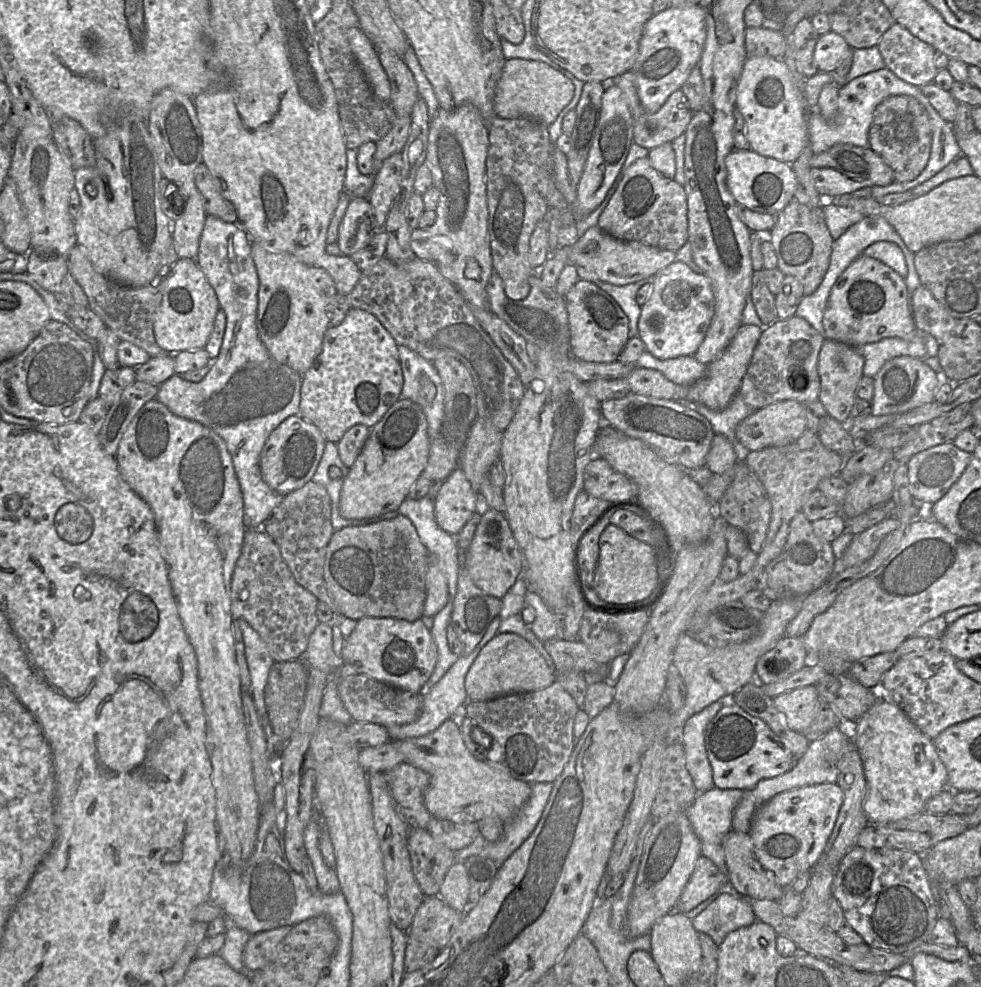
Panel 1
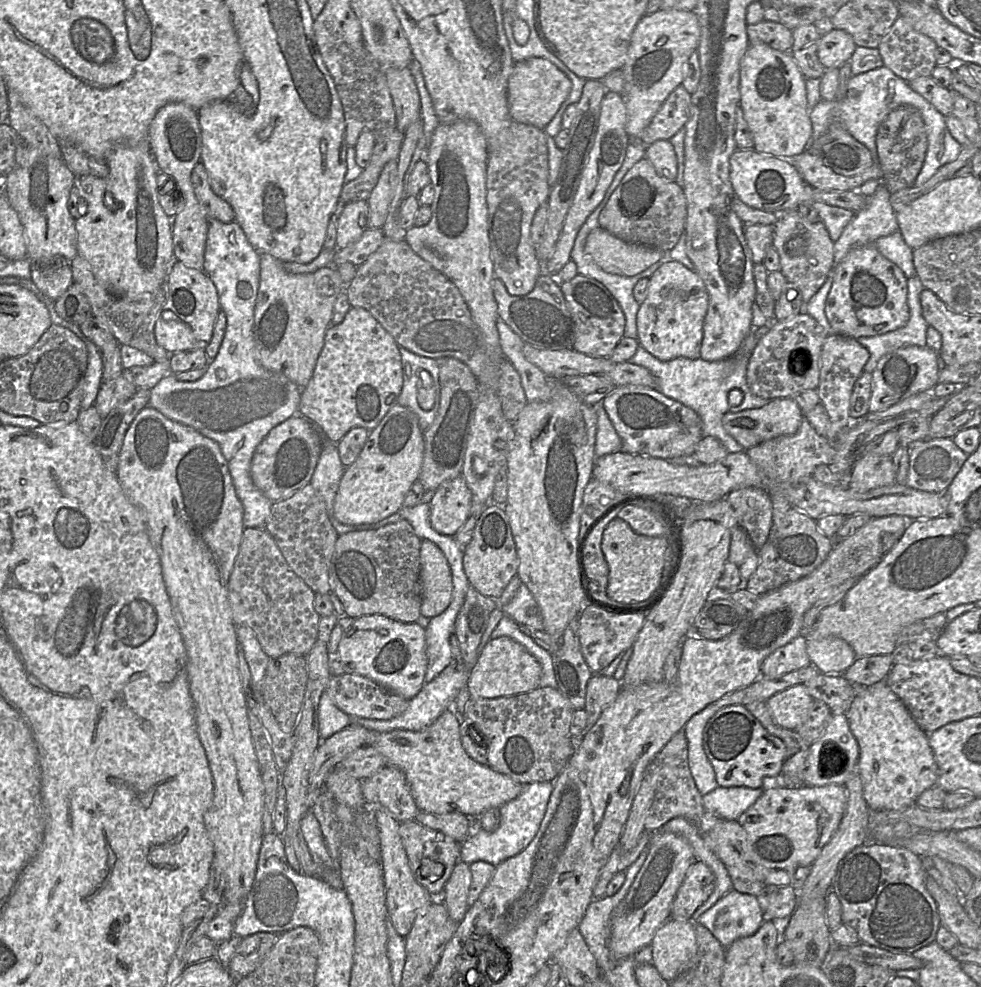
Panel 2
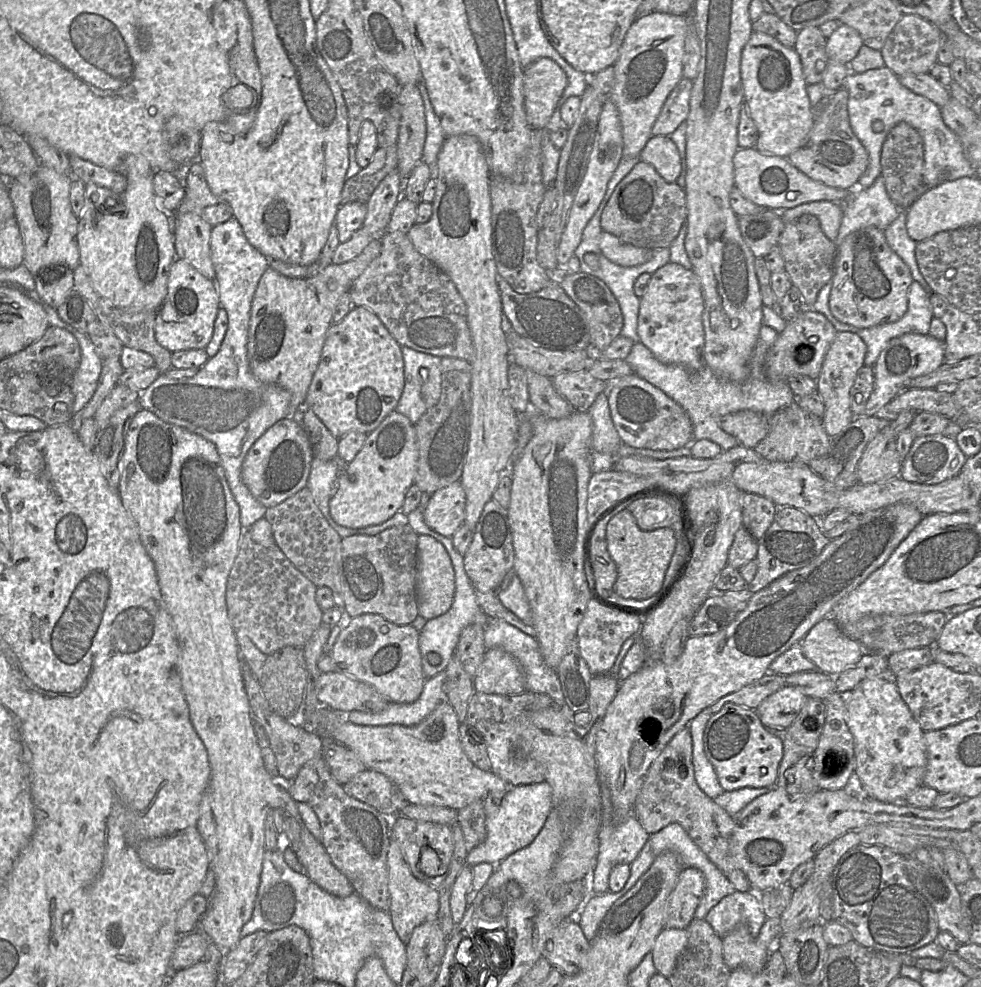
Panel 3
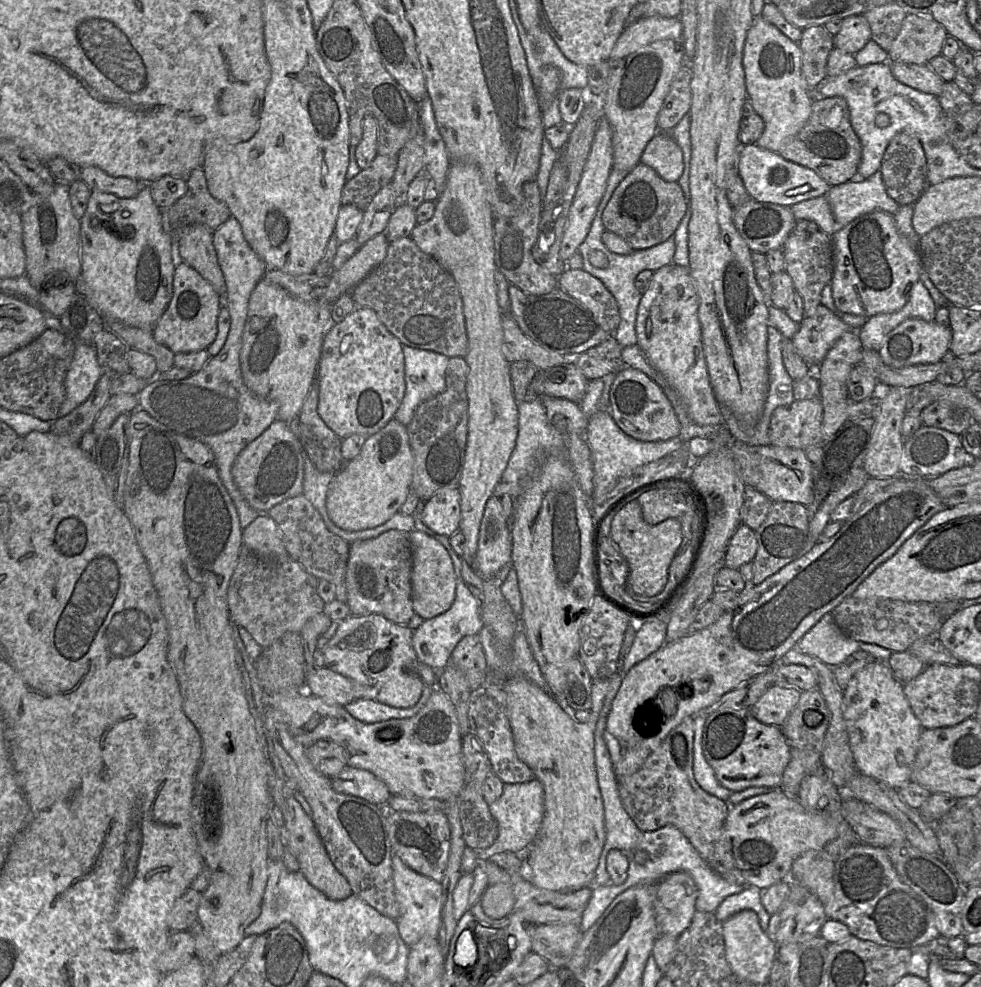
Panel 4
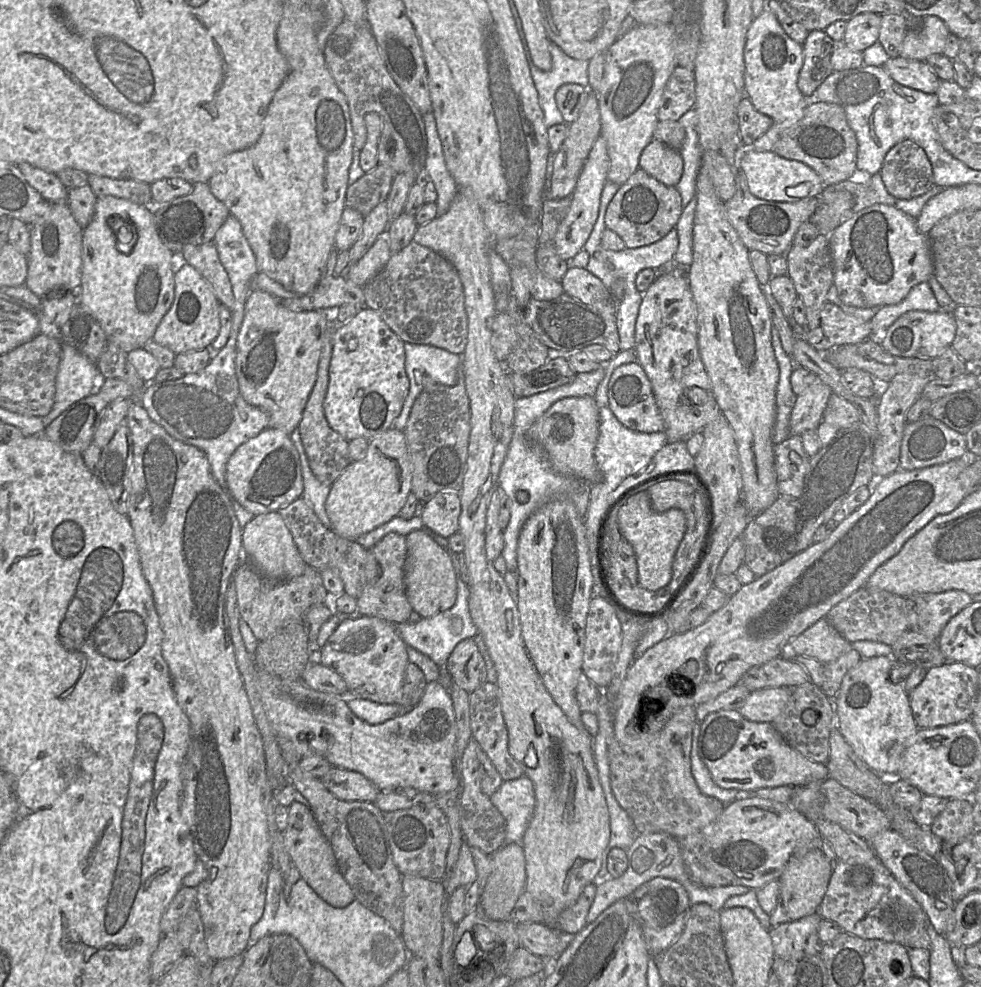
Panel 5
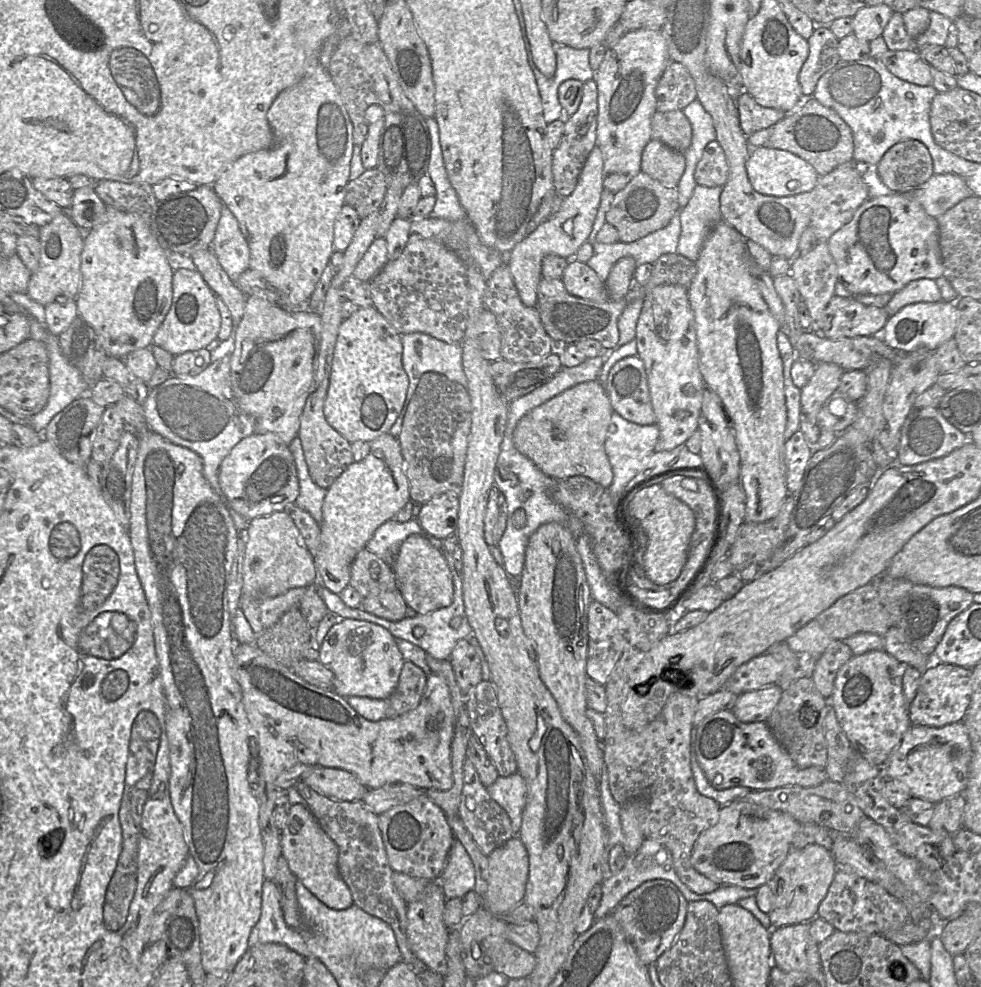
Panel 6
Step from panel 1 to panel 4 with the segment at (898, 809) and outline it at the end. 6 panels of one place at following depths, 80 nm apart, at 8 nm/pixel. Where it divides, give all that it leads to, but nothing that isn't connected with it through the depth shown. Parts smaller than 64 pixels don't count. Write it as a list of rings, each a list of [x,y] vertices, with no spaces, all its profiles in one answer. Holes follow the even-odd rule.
[[[875,660],[857,672],[843,692],[843,716],[849,734],[857,771],[900,789],[911,781],[923,727],[904,693],[904,684],[892,673],[887,663]]]

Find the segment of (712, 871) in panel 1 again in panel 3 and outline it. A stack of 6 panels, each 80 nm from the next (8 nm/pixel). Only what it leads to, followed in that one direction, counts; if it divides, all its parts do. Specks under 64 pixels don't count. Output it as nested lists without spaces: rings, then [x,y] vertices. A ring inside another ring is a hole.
[[[684,867],[668,899],[665,928],[686,929],[694,919],[705,889],[704,874],[695,867]]]

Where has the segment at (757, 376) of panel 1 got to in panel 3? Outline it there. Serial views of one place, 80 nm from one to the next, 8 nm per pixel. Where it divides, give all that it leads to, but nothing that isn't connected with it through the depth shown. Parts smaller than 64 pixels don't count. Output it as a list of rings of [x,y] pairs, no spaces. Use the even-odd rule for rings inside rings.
[[[814,310],[802,312],[796,319],[787,322],[775,343],[767,351],[765,373],[771,381],[784,381],[791,376],[802,375],[816,380],[820,374],[826,352],[837,331],[831,322]]]

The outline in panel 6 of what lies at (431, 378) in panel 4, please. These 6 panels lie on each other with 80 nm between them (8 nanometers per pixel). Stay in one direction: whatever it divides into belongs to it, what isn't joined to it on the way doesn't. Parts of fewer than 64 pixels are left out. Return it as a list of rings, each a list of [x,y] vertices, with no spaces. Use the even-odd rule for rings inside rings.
[[[413,332],[401,334],[402,339],[402,365],[408,376],[409,385],[407,389],[406,399],[402,410],[396,421],[390,428],[389,432],[398,438],[402,429],[402,423],[406,415],[410,401],[414,395],[416,387],[421,376],[427,371],[434,371],[445,375],[449,380],[461,384],[467,389],[467,378],[465,376],[462,365],[462,346],[461,344],[449,344],[428,334],[422,332]]]

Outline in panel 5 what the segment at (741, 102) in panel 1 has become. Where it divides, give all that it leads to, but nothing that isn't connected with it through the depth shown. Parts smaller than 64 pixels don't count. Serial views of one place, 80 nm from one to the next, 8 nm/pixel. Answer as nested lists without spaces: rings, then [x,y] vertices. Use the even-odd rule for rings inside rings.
[[[765,3],[763,11],[753,19],[747,31],[744,64],[746,96],[757,111],[773,121],[772,126],[751,147],[756,151],[772,151],[782,132],[802,118],[806,97],[797,85],[803,65],[802,45],[786,34],[775,15],[765,7]]]

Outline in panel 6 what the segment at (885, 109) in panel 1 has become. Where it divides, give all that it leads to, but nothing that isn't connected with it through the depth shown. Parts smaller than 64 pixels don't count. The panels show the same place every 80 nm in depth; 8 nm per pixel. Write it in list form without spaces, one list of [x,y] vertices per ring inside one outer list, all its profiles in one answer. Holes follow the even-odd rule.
[[[906,140],[891,147],[877,165],[877,172],[891,193],[912,192],[934,175],[929,150],[917,140]]]

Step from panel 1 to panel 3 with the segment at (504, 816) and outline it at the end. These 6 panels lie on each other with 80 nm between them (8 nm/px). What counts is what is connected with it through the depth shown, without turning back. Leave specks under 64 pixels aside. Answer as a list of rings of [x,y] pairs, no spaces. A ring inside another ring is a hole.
[[[447,699],[421,722],[412,726],[389,724],[358,725],[345,720],[331,735],[351,749],[366,766],[386,775],[400,789],[407,802],[437,805],[459,810],[487,794],[504,796],[510,786],[493,772],[475,766],[464,753],[456,712]]]

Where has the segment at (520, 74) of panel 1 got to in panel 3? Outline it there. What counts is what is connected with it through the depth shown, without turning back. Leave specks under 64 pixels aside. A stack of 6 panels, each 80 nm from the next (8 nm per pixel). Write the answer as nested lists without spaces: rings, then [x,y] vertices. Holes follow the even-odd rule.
[[[540,58],[524,68],[524,109],[533,130],[545,130],[568,83],[563,69],[552,59]]]

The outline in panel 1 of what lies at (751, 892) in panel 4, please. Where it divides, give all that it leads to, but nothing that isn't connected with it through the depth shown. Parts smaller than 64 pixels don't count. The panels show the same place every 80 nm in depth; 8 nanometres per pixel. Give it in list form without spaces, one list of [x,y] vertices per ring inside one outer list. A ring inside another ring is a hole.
[[[723,891],[692,919],[692,924],[697,932],[708,934],[719,946],[728,933],[756,920],[749,899],[733,891]]]

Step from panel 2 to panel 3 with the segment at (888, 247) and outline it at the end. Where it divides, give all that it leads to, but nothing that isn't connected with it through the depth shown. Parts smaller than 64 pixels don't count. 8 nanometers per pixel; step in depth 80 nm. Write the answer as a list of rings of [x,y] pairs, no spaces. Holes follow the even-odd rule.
[[[907,209],[900,210],[898,217],[885,230],[885,237],[891,249],[909,267],[913,280],[921,284],[925,291],[930,295],[933,292],[919,271],[915,257],[917,242],[908,235],[906,219]]]

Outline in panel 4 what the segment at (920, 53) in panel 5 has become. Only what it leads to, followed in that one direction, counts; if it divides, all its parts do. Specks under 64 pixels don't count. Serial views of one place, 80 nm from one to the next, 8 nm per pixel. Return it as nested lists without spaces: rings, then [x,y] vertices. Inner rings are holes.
[[[907,14],[887,52],[888,62],[929,65],[933,58],[941,55],[947,37],[944,26],[931,16]]]

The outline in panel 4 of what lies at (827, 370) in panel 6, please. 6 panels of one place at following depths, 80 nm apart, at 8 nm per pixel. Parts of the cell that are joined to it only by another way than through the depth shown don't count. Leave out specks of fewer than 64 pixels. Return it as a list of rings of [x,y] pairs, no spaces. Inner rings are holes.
[[[820,398],[794,400],[789,406],[778,407],[772,414],[769,430],[770,445],[805,450],[824,443],[822,433],[823,405]]]

